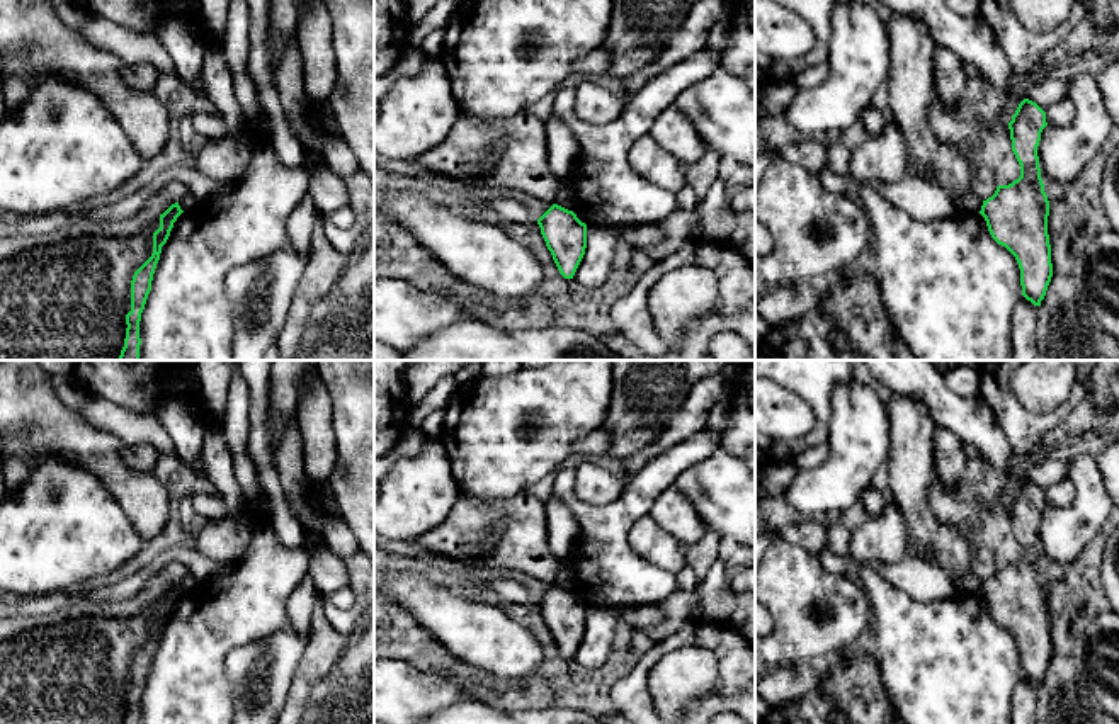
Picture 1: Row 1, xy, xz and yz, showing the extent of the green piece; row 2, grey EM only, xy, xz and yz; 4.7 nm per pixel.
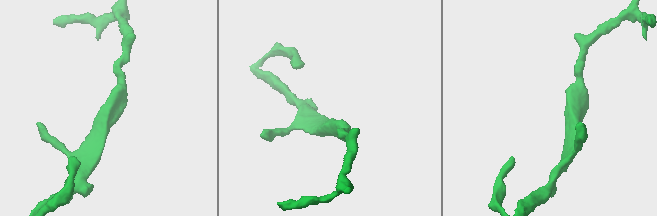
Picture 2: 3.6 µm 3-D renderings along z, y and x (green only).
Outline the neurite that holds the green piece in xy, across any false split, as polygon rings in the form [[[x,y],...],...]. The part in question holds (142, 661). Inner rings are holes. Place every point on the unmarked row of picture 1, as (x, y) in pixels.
[[[175,583],[163,595],[160,595],[160,608],[153,614],[153,634],[133,656],[131,692],[126,695],[128,709],[124,724],[141,724],[139,702],[151,671],[153,654],[160,641],[162,627],[167,624],[173,603],[182,593],[184,591],[180,590],[179,583]]]

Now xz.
[[[553,585],[539,600],[541,615],[565,659],[573,659],[587,629],[587,605],[573,591]]]

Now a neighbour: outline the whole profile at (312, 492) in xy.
[[[304,478],[303,481],[303,496],[304,501],[320,515],[327,515],[327,517],[335,517],[335,513],[332,512],[332,508],[321,500],[321,491],[323,491],[325,484],[318,484],[315,481],[311,481],[310,478]]]

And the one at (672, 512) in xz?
[[[675,484],[656,498],[648,517],[660,529],[673,535],[684,549],[699,542],[706,532],[706,525],[697,515],[692,501],[685,498]]]

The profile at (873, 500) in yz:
[[[869,488],[862,496],[862,506],[869,517],[876,517],[884,508],[886,498],[876,488]]]

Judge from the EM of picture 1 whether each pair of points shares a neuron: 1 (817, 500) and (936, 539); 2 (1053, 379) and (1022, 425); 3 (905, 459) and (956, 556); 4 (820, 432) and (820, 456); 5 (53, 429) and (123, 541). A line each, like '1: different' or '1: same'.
1: different
2: different
3: same
4: different
5: different

